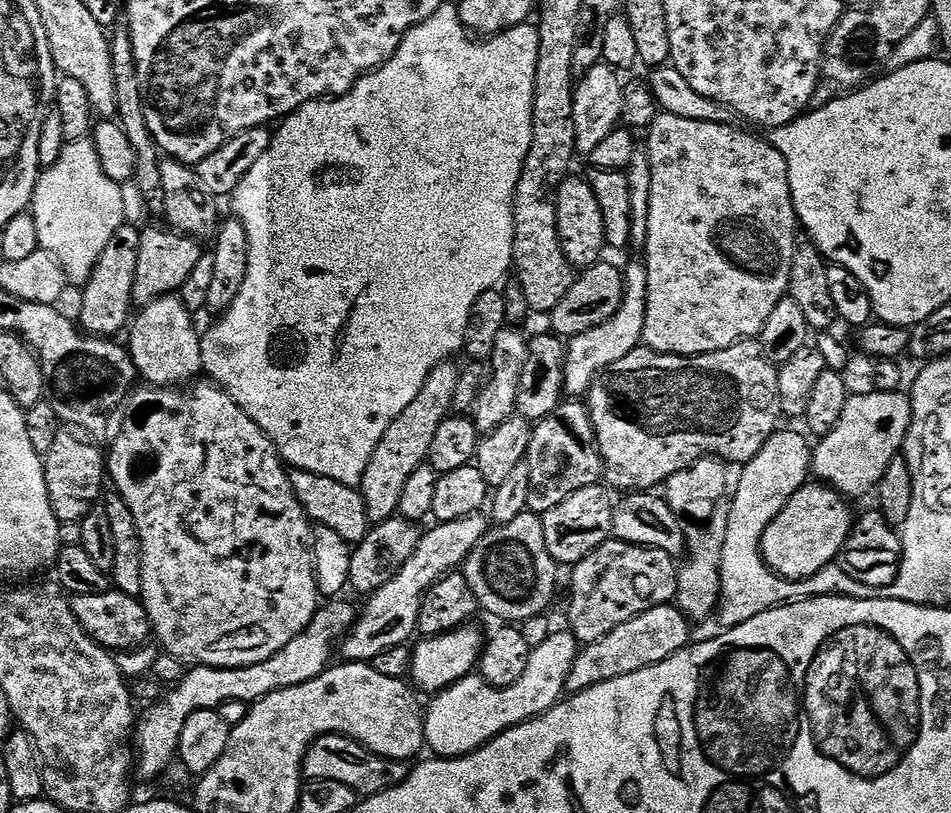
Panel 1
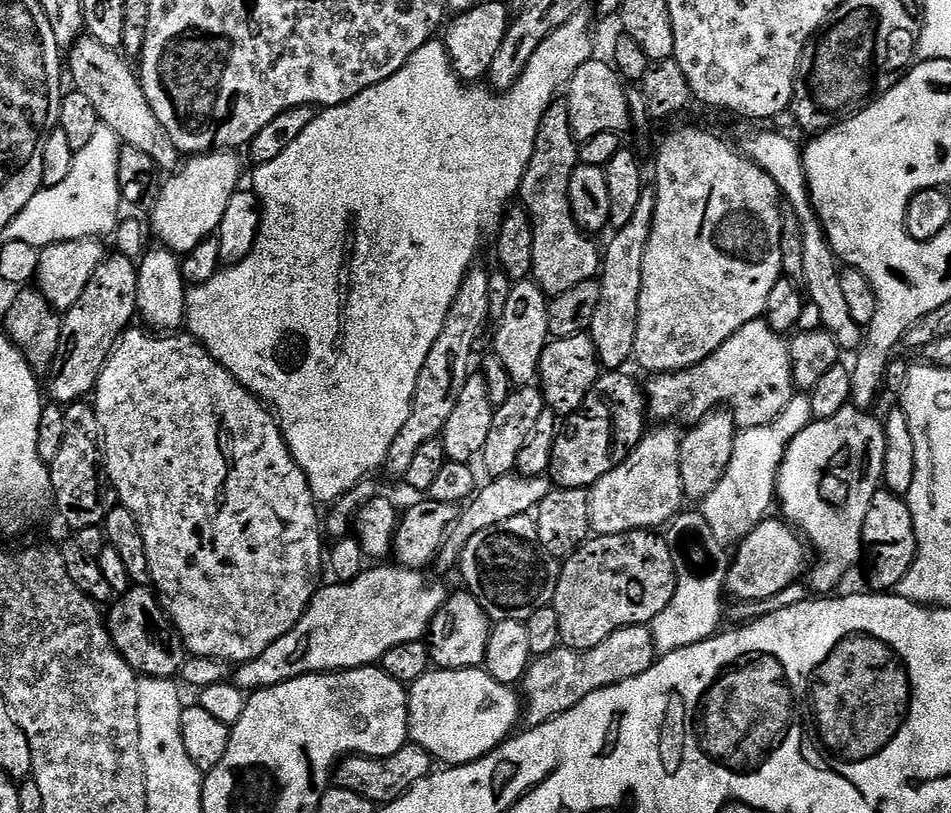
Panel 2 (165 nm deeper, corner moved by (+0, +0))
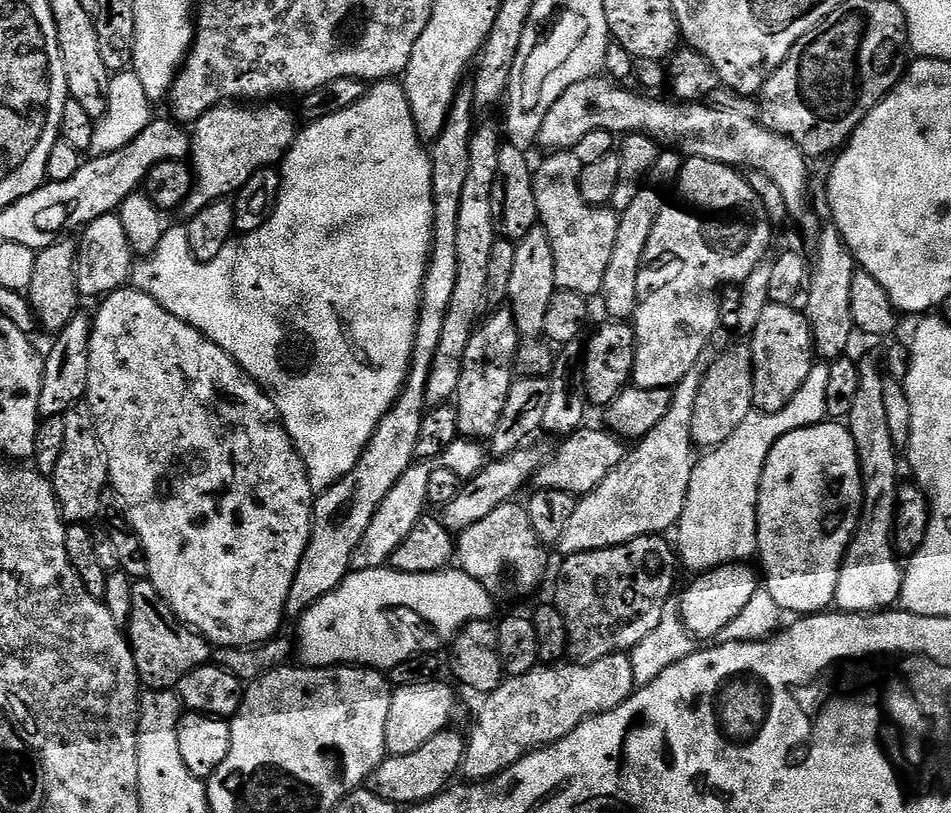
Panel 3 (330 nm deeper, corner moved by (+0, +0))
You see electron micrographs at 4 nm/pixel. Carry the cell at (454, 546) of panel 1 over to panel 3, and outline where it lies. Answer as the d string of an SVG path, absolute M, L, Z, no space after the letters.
M584 426L565 439L564 445L556 452L553 460L545 459L534 477L537 489L546 492L568 492L571 496L582 497L592 492L610 474L610 470L622 463L626 455L626 444L611 431L599 432L596 428Z

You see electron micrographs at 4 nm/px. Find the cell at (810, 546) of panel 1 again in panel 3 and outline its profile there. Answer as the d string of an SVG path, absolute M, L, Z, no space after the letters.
M741 562L739 564L723 564L720 568L710 568L706 572L701 572L695 577L696 581L681 594L678 602L680 609L680 616L684 619L684 624L691 631L697 641L708 642L711 638L719 637L722 626L726 626L734 618L738 618L738 614L742 614L742 610L746 610L747 603L750 598L758 594L756 588L756 576L758 580L758 572L756 572L747 563Z

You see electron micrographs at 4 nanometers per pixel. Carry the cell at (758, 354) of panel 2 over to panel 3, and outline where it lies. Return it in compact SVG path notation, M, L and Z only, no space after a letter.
M769 303L758 318L758 326L750 337L750 355L754 369L754 404L761 413L782 410L794 394L801 389L803 382L814 363L812 331L803 311L786 304Z

